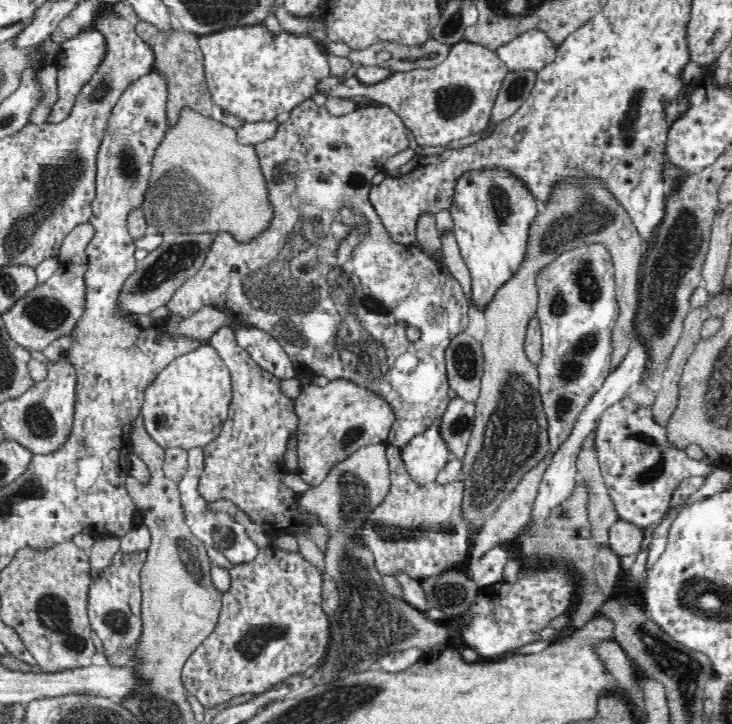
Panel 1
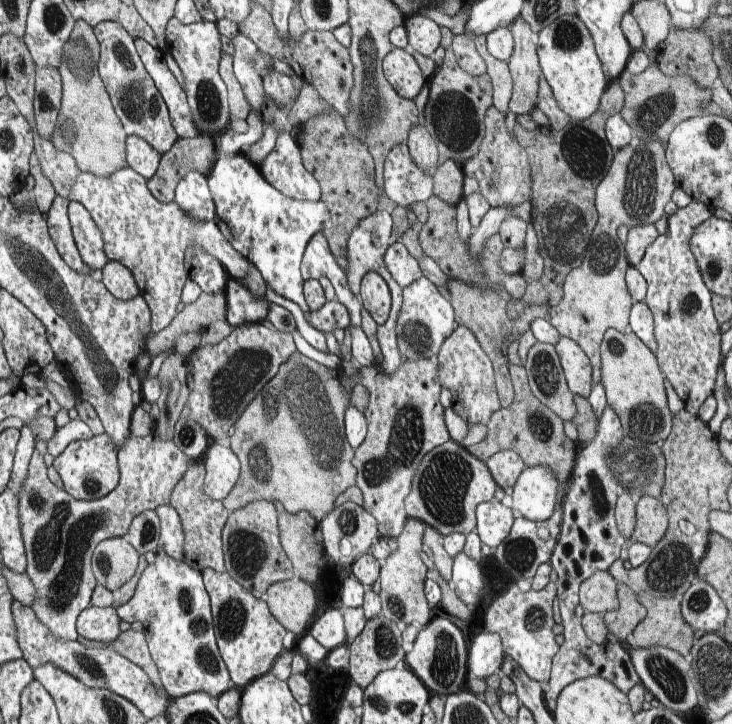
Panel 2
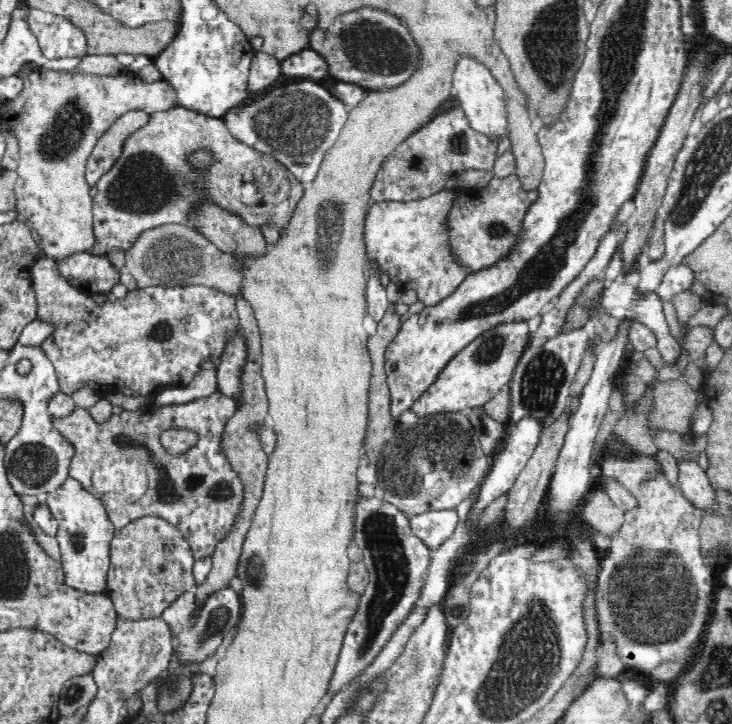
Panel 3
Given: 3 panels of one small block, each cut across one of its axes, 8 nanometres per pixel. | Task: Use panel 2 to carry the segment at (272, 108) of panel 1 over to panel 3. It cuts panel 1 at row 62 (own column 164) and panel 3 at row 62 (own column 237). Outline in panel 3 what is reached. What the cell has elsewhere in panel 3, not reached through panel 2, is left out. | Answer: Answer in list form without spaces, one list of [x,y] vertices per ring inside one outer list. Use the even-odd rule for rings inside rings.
[[[262,50],[250,58],[248,86],[252,91],[262,93],[282,80],[280,63]]]

